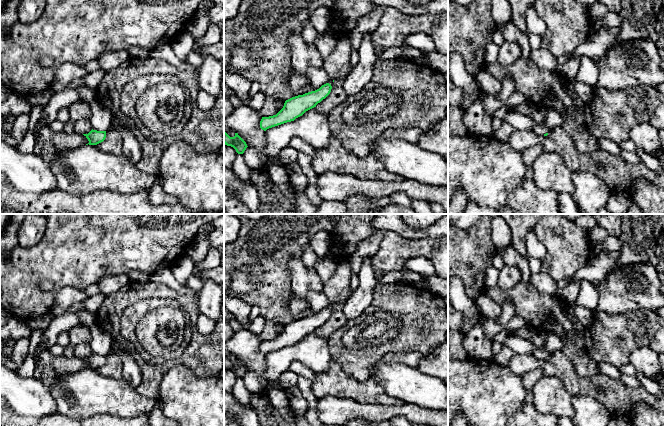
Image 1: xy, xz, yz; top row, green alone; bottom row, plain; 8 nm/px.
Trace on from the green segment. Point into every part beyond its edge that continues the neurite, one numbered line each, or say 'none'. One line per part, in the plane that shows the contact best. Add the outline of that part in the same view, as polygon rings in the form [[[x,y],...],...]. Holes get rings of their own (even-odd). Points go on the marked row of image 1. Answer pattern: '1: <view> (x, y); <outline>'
1: yz (539, 129); [[[535,123],[532,129],[538,135],[544,135],[549,132],[549,130],[539,123]]]

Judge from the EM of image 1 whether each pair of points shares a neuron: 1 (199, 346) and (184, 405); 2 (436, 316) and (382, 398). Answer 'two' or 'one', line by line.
1: two
2: two

